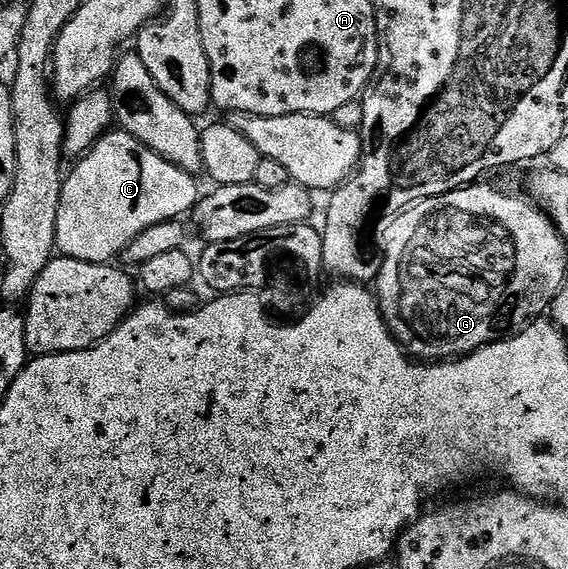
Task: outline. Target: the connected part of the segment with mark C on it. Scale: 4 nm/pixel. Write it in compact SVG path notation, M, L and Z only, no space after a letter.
M109 131L99 137L96 145L73 165L76 166L67 170L58 203L55 252L59 256L86 263L107 265L115 262L115 257L119 258L125 247L138 239L146 227L183 218L183 213L191 214L202 196L202 190L196 186L197 178L193 174L182 171L177 165L171 165L123 131Z

